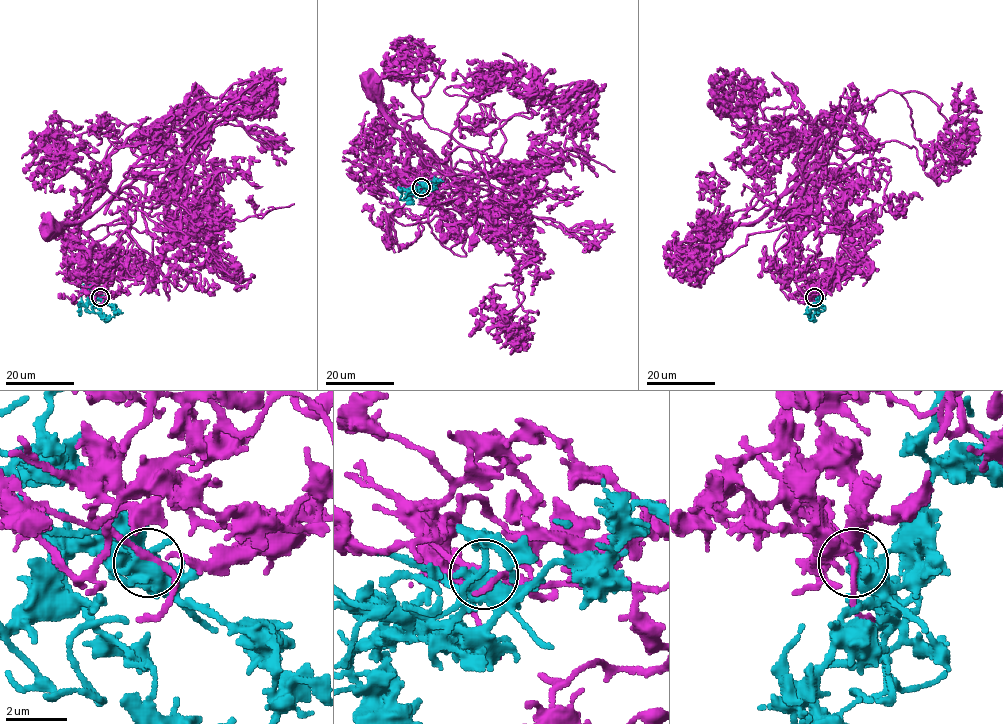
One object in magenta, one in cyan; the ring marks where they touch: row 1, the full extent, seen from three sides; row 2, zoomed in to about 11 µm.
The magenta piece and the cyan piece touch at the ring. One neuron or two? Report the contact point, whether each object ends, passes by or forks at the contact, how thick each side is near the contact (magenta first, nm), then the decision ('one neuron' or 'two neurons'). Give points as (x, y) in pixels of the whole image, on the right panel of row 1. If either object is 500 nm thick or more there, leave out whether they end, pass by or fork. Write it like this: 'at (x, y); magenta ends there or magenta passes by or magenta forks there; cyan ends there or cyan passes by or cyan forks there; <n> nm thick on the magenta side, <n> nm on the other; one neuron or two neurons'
at (814, 297); magenta forks there; cyan forks there; 180 nm thick on the magenta side, 440 nm on the other; one neuron

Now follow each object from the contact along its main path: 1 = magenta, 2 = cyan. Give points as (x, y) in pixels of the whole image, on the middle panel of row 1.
1: (421, 187), (442, 196), (445, 217), (429, 221), (431, 196), (460, 174), (404, 132), (367, 82)
2: (421, 187), (417, 192), (409, 193), (401, 189), (400, 199), (407, 199)

